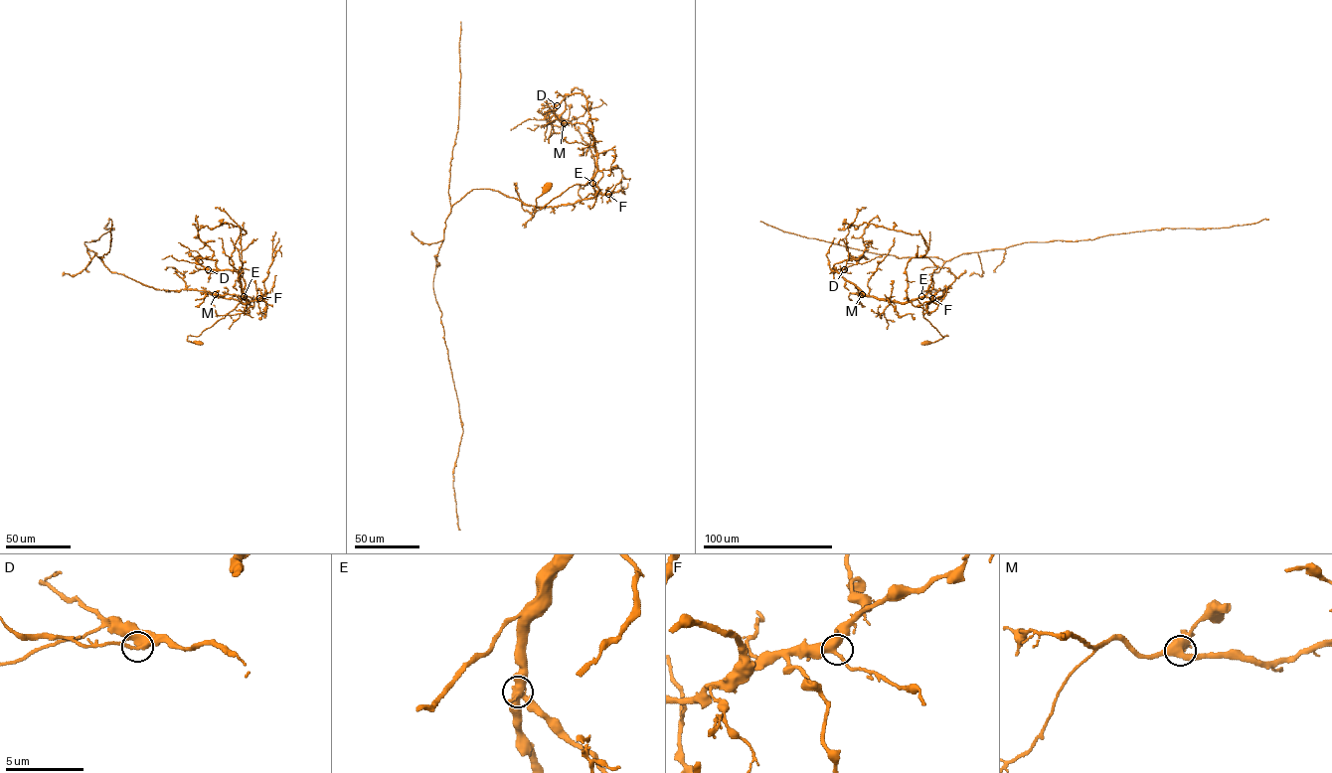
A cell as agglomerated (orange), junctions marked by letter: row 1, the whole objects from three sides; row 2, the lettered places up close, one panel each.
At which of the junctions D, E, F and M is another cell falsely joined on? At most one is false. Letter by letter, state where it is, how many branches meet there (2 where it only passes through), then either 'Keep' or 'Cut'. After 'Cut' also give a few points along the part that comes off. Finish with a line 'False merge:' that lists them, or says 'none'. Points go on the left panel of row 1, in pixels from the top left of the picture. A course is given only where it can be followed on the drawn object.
D: Place: (208, 269). Branches: 4. Keep
E: Place: (244, 296). Branches: 4. Cut. Course of the part to remove: (244, 296), (251, 299), (157, 290), (111, 272), (83, 242), (113, 229), (104, 229), (111, 220)
F: Place: (259, 298). Branches: 4. Keep
M: Place: (215, 294). Branches: 4. Keep
False merge: E

